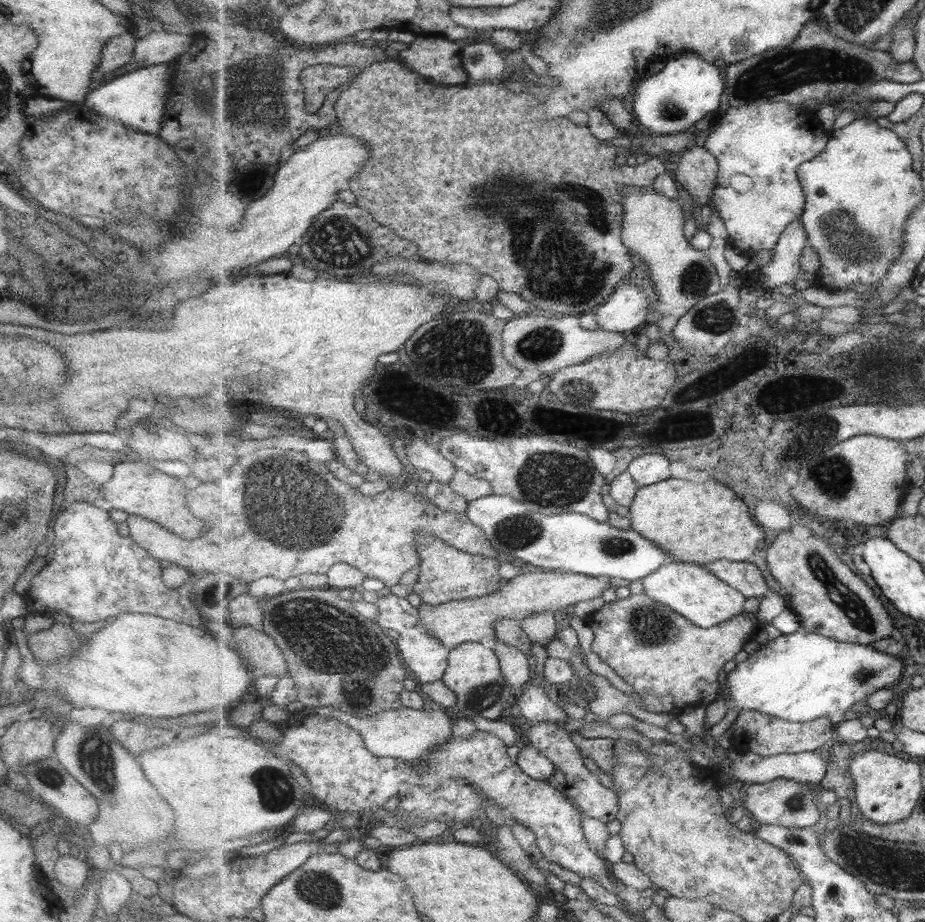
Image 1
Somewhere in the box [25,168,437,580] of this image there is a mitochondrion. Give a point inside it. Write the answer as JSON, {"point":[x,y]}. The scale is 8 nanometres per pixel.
{"point":[299,501]}

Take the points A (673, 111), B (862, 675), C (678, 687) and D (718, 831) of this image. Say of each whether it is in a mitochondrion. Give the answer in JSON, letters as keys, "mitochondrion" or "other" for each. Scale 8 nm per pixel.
{"A":"mitochondrion","B":"mitochondrion","C":"other","D":"other"}

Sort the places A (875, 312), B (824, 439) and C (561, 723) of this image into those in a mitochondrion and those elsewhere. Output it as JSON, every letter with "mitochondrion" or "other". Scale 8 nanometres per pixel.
{"A":"other","B":"mitochondrion","C":"other"}

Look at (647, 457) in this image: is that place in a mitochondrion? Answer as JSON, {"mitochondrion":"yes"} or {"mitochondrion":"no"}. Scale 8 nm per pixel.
{"mitochondrion":"no"}

